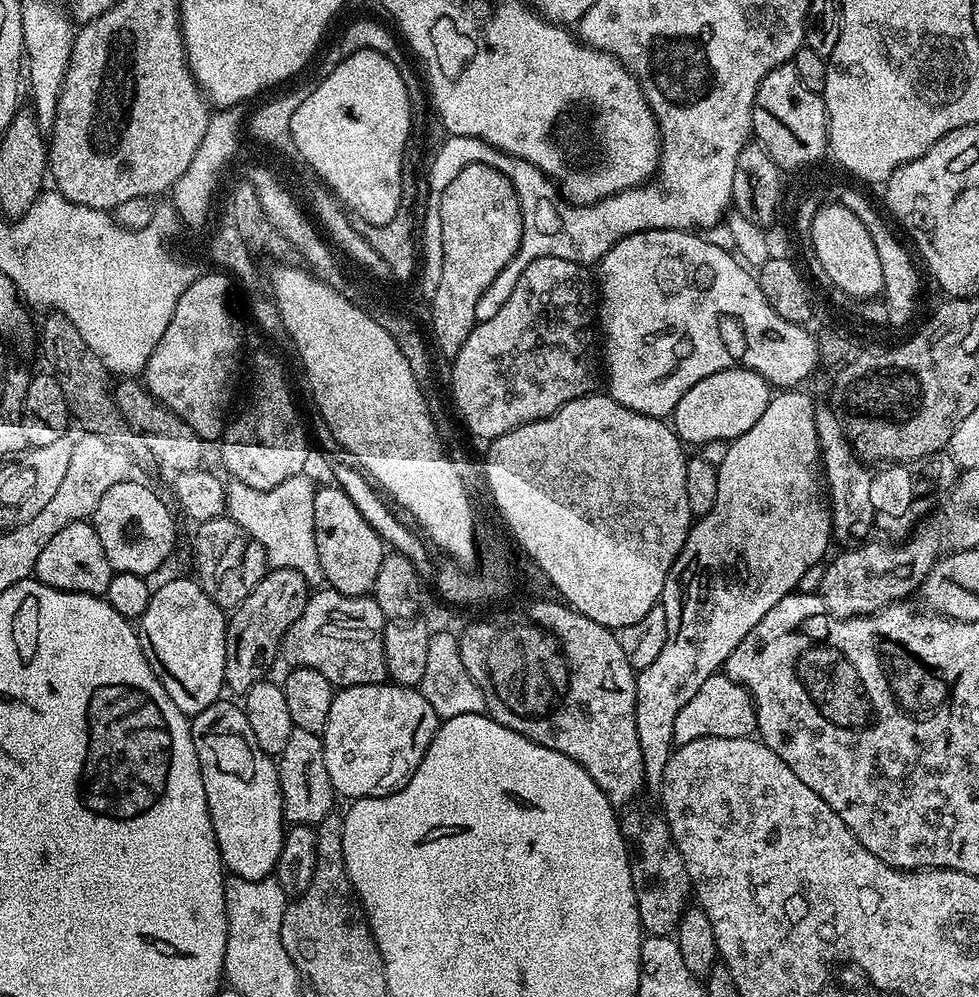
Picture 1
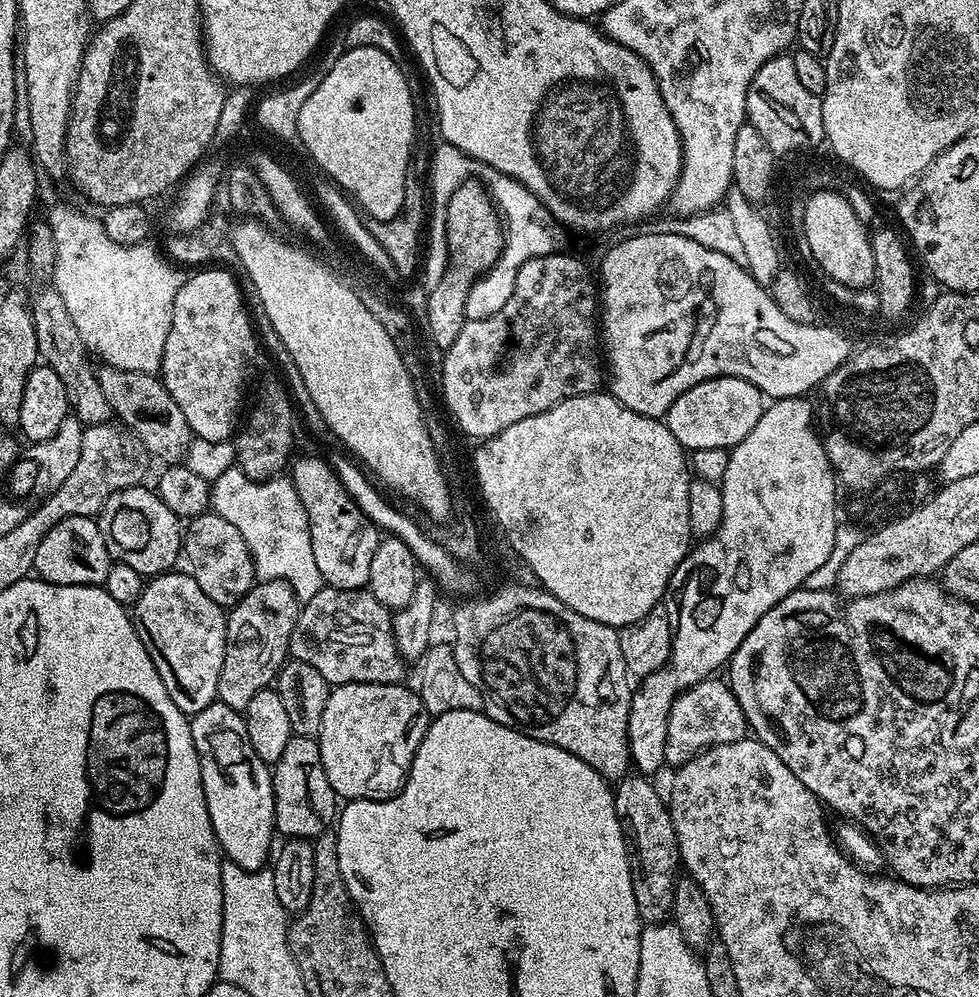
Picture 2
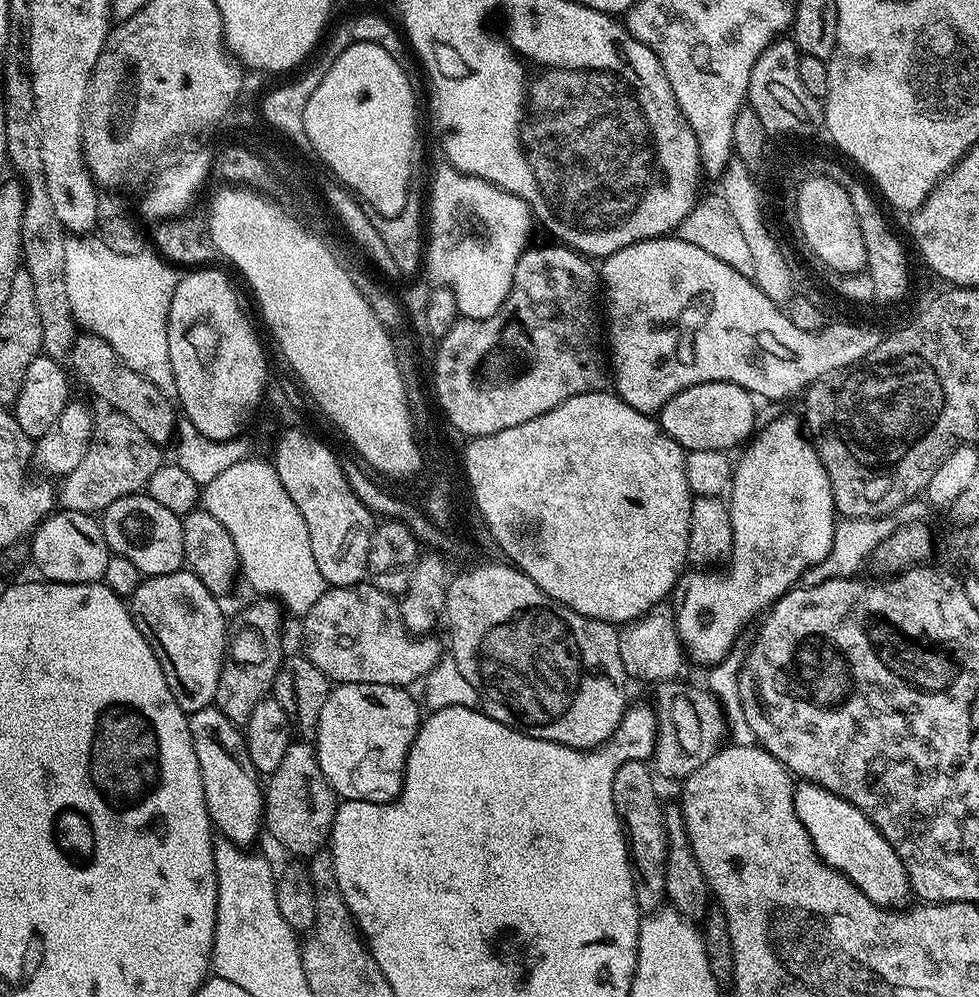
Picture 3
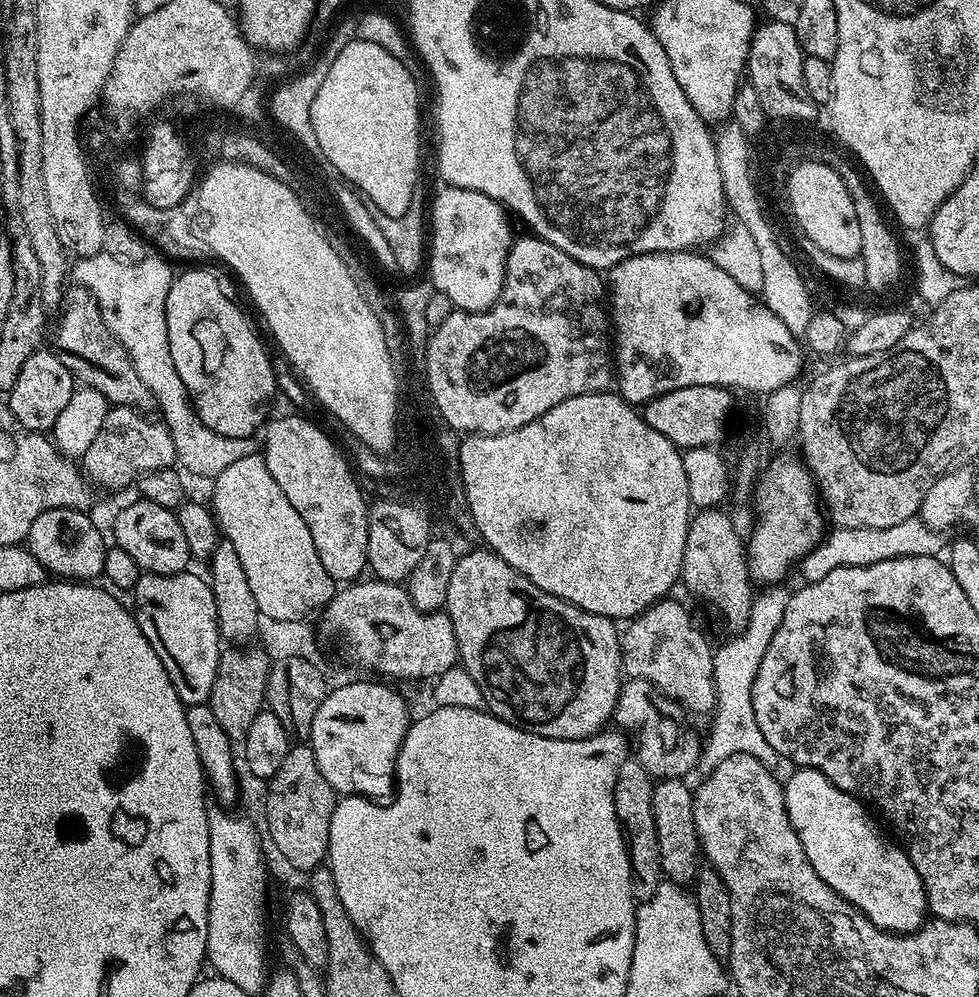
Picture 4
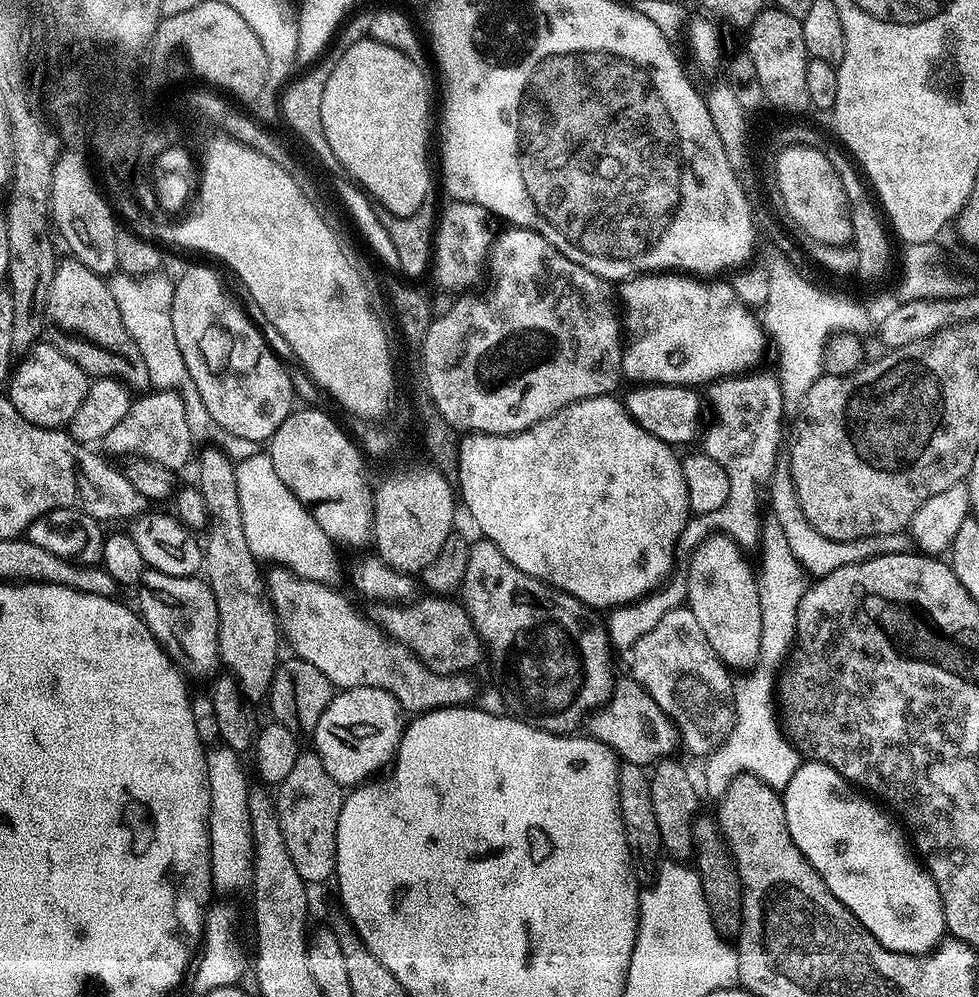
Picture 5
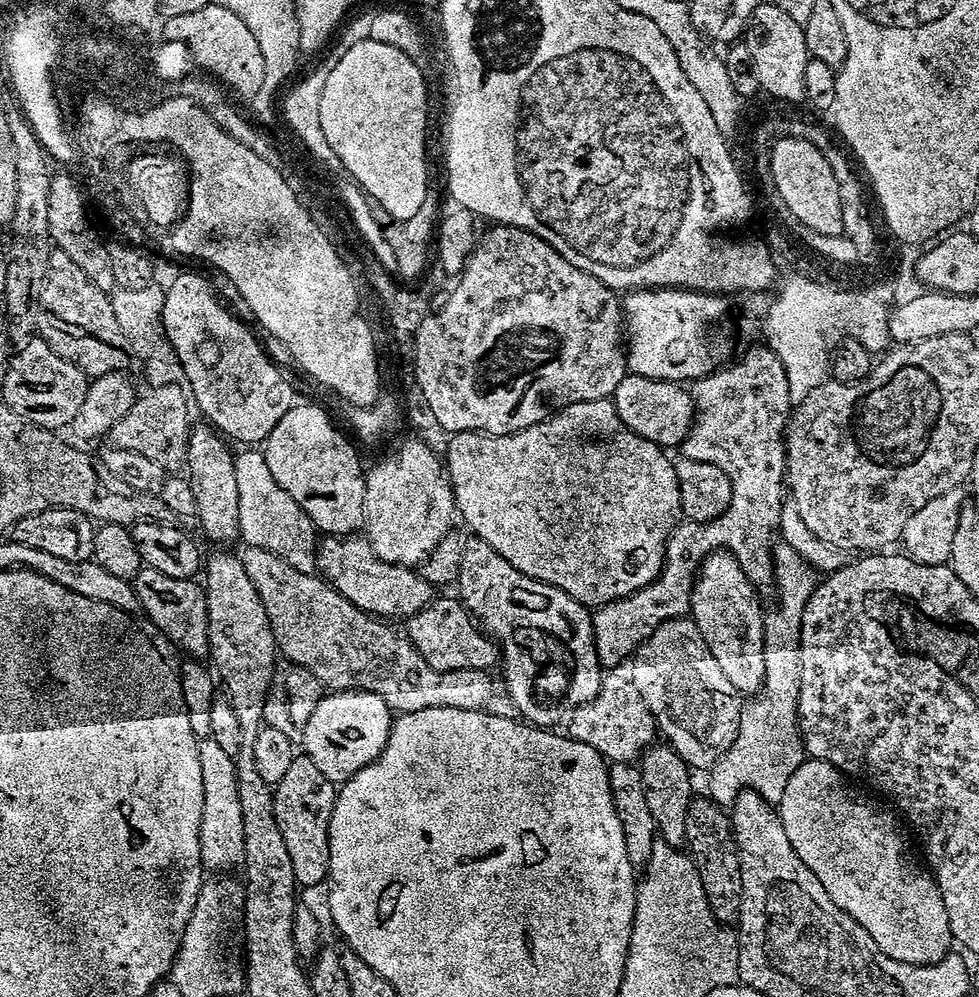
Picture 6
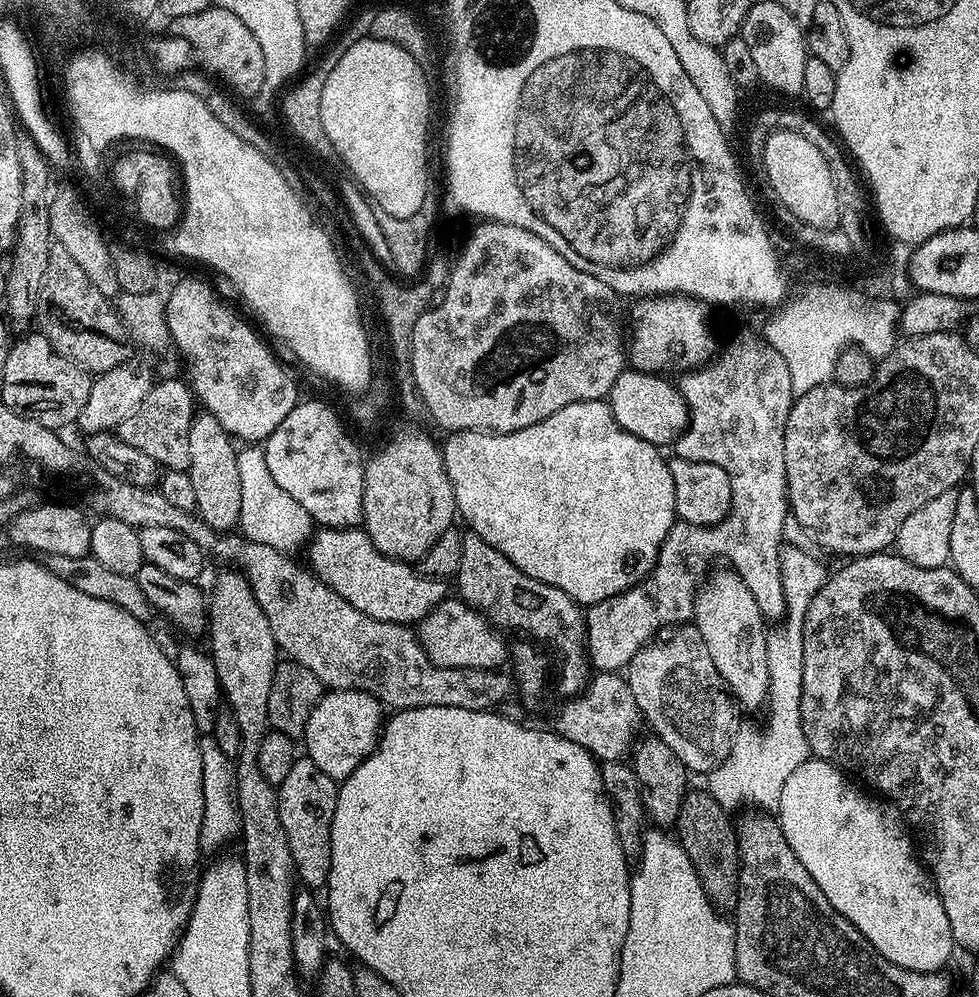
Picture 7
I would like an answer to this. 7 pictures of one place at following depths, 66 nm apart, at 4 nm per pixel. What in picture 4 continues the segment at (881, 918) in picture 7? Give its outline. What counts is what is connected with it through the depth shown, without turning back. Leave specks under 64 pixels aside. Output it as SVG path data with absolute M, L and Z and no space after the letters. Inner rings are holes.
M797 767L793 772L796 773L784 784L786 810L802 842L802 850L810 866L814 866L818 878L822 878L822 882L826 882L826 886L834 889L842 899L859 908L861 914L882 931L897 934L916 931L929 915L928 899L922 886L922 878L918 878L918 870L914 870L914 862L910 862L903 847L899 843L891 844L880 833L881 825L872 821L873 813L855 796L838 790L838 786L830 782L830 778L813 768Z

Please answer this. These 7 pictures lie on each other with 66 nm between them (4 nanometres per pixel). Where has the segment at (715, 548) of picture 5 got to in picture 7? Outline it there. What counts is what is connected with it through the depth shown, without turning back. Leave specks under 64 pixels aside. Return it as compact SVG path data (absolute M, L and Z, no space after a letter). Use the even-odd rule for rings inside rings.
M727 571L721 576L714 577L715 575L713 575L697 591L694 627L702 634L702 642L706 642L706 650L710 650L710 658L714 658L714 666L718 666L718 674L722 674L724 683L728 685L728 690L732 693L737 705L741 709L760 708L764 703L766 705L769 703L768 684L772 680L768 669L766 621L750 586L746 586L746 582L741 580L735 571Z

